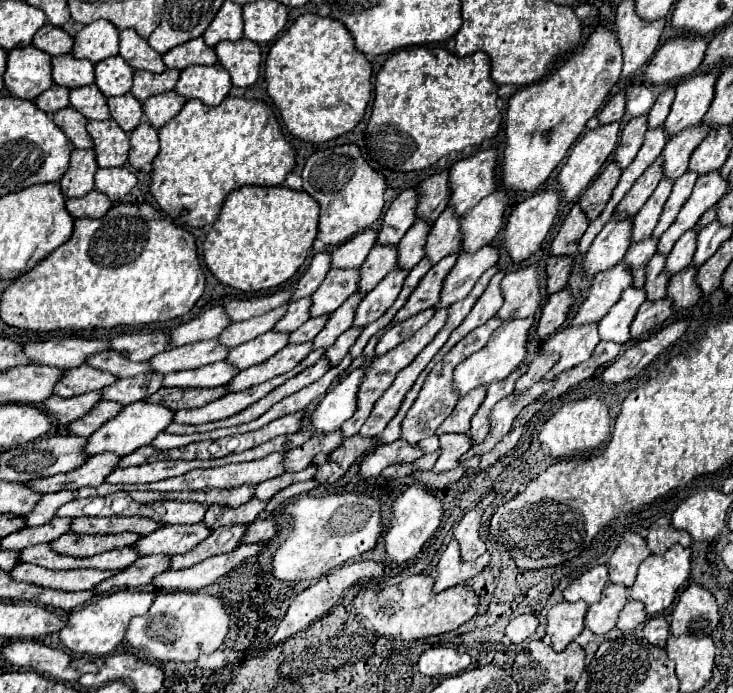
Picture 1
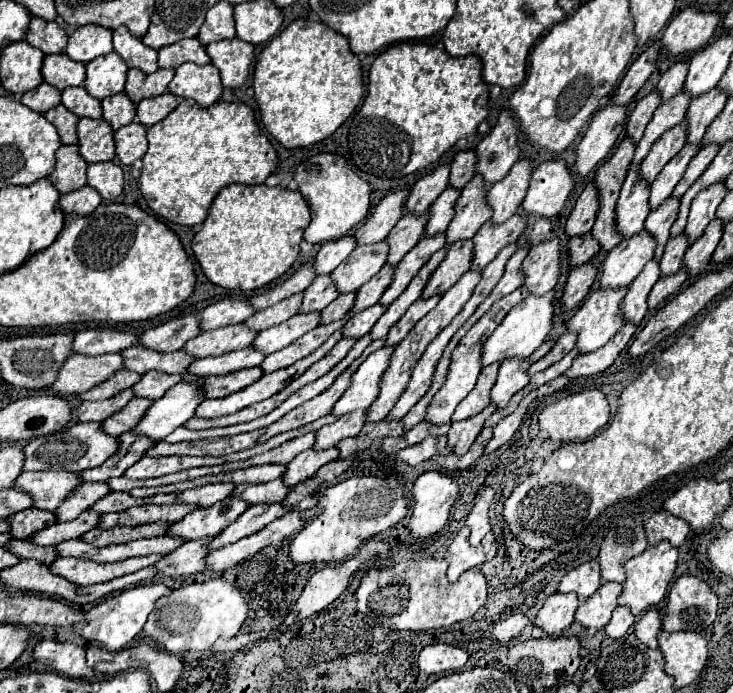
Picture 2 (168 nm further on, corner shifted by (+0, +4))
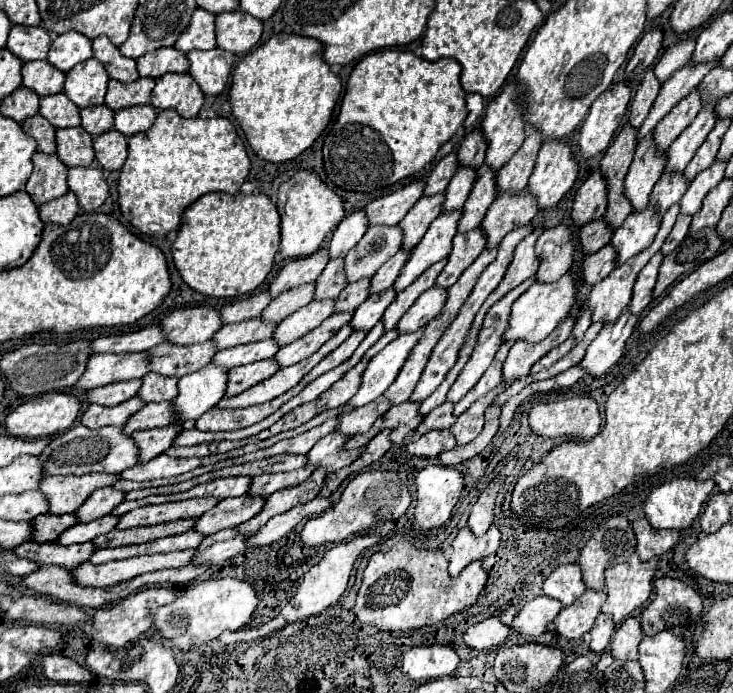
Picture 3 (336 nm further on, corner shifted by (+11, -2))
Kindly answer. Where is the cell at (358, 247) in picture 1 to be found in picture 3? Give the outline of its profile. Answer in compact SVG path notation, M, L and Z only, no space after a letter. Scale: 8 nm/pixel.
M425 180L421 182L413 182L411 186L405 186L393 194L381 196L377 200L373 200L371 204L367 204L367 216L369 216L369 224L397 224L401 222L401 218L411 210L411 206L423 196L423 188L425 188Z

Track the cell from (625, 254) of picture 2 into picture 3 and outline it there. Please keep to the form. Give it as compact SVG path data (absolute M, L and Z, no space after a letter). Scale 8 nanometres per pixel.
M647 206L645 210L641 210L641 214L631 212L629 218L615 230L611 238L611 246L615 246L617 250L617 266L621 266L629 258L645 250L653 242L659 230L659 224L661 224L661 218L653 214L653 206Z

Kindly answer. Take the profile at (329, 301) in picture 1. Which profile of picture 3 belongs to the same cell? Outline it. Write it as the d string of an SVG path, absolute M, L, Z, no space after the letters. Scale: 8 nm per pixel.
M371 226L355 248L345 256L345 274L349 282L373 276L403 244L403 230L395 226Z

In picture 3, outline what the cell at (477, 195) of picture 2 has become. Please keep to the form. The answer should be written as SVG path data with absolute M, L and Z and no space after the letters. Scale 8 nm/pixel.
M481 164L477 168L477 182L473 186L469 200L463 206L463 216L459 220L457 232L469 232L481 224L481 220L487 214L487 208L497 198L495 176L497 176L497 172L489 170L489 166L485 166L485 164Z

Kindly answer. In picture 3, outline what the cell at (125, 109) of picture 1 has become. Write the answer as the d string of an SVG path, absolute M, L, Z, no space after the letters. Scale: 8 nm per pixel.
M93 106L81 110L81 126L95 138L113 128L113 112L107 106Z

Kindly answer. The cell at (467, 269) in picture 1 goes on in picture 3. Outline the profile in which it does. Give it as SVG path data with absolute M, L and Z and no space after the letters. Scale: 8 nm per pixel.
M525 188L523 194L497 196L497 200L489 206L485 220L481 222L481 228L487 236L487 248L495 248L505 238L505 234L531 222L535 214L537 202L533 202L529 188Z

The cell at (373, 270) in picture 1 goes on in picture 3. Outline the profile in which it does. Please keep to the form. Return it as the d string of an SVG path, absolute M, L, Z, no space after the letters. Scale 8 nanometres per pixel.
M445 192L435 194L435 196L423 196L419 202L407 212L407 216L401 220L403 228L403 248L409 250L411 246L417 246L427 232L429 224L443 212L441 206L445 202Z

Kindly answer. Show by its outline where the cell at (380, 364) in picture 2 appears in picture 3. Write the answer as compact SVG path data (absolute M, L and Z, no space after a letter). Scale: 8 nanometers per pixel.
M423 328L415 330L411 334L401 334L397 340L387 344L367 366L363 374L363 382L359 392L349 400L351 406L365 406L373 402L377 396L381 396L397 378L401 372L401 366L405 364L405 358L409 358L409 350L421 340Z

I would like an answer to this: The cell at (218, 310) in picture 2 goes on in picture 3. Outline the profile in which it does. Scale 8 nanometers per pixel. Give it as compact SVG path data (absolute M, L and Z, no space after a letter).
M269 290L261 292L261 294L255 294L251 298L245 298L245 300L239 300L227 308L221 310L221 318L225 324L233 324L233 322L243 322L243 320L249 320L249 318L257 318L267 306L269 302L273 300L273 296L269 294Z

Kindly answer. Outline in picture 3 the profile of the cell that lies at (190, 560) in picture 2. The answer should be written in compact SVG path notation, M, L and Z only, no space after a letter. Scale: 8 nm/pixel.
M227 528L217 534L211 534L197 548L197 556L195 556L193 564L211 564L211 566L221 564L227 558L233 558L233 556L245 552L249 548L249 544L247 544L249 536L253 536L253 534L243 534L243 536L237 534L237 528Z

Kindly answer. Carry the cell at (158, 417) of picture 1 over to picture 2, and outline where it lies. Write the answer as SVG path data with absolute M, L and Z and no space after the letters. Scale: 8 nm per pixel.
M180 382L160 400L154 400L146 410L146 416L130 432L140 432L156 442L164 440L170 432L194 416L194 410L202 400L204 396L194 384Z

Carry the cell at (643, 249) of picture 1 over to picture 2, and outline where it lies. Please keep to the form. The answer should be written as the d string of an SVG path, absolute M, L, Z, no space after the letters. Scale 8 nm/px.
M672 196L668 200L664 200L664 204L650 212L646 222L644 222L644 230L648 234L652 234L652 238L656 240L656 250L654 250L654 260L660 260L662 258L662 250L670 238L670 228L678 216L678 206L680 206L680 200L672 200Z

